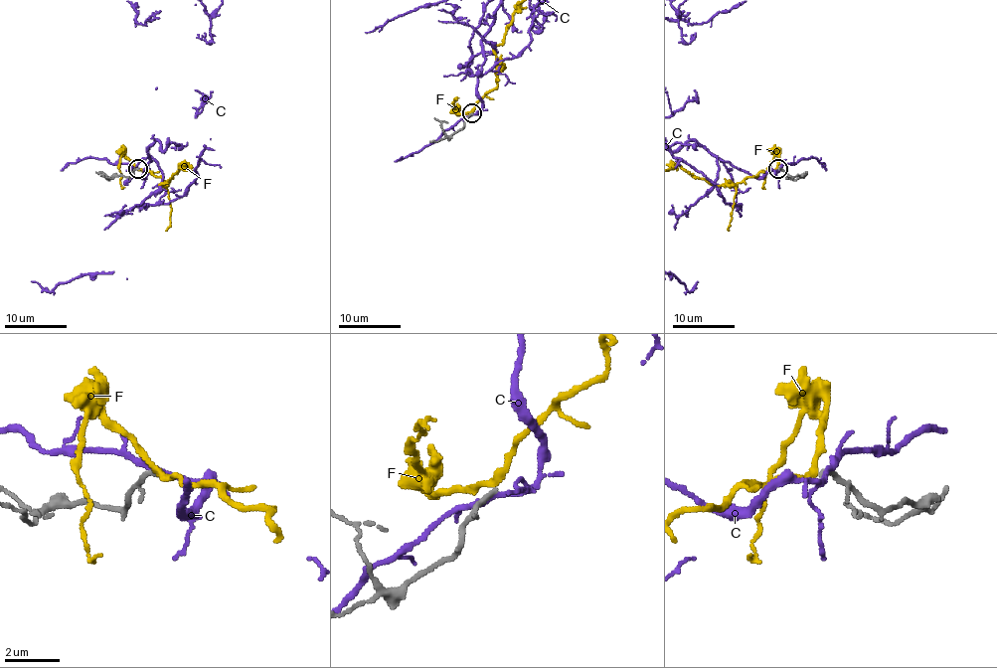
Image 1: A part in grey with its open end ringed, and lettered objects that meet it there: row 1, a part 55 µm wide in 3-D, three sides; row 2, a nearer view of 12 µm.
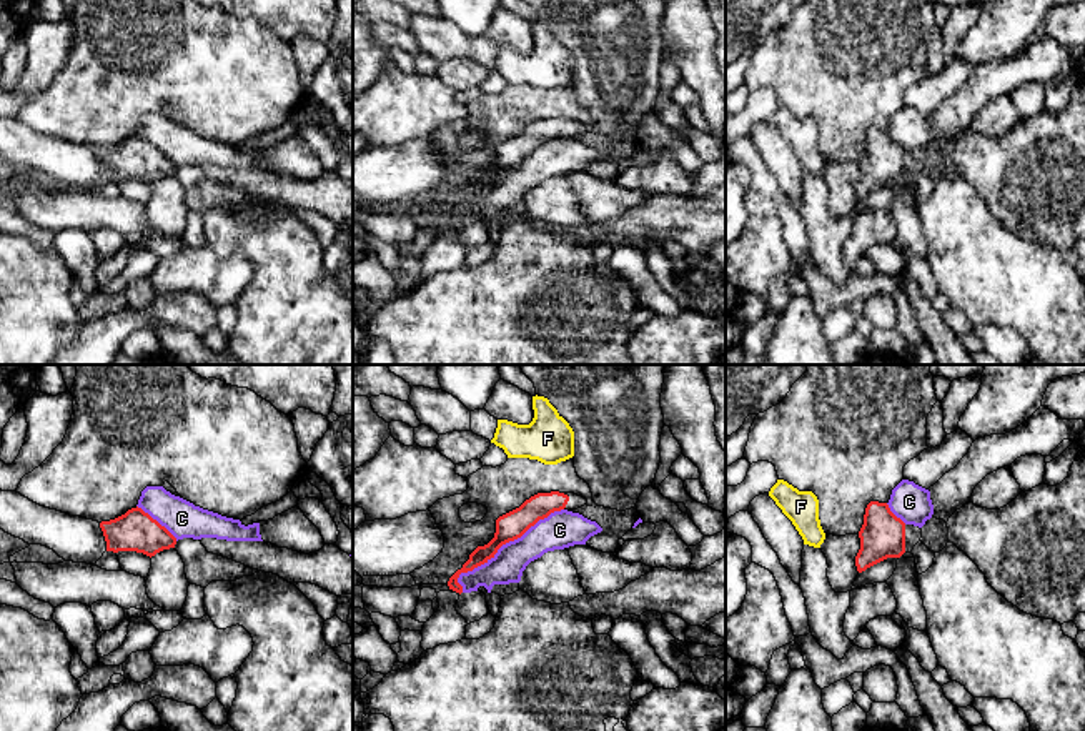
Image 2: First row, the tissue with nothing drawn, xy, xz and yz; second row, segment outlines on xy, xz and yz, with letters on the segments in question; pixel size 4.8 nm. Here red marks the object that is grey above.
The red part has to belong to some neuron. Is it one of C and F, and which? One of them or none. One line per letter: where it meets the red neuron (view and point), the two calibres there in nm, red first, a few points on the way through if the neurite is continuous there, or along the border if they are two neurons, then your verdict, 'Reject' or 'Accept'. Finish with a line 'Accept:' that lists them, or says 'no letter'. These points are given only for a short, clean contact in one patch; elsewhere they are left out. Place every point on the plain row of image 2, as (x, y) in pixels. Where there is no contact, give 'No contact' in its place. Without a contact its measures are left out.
C: Touches red at xz (503, 170). Thickness 140 nm (red) against 160 nm. Reject
F: No contact. Reject
Accept: no letter

